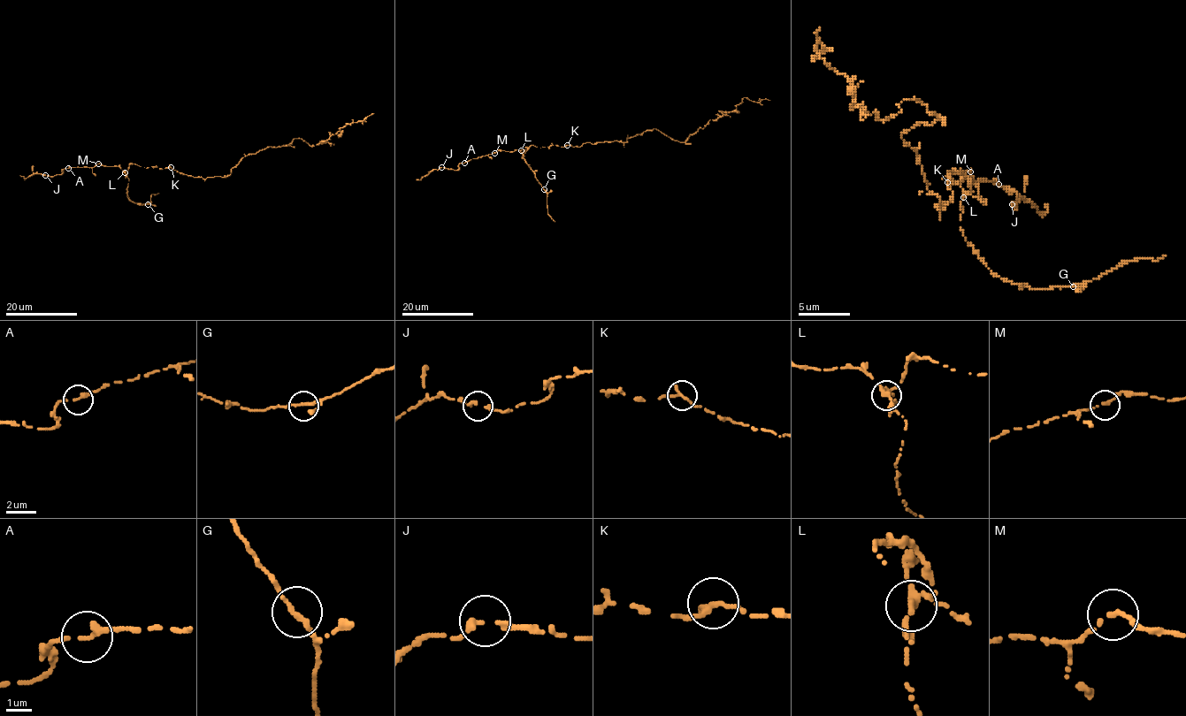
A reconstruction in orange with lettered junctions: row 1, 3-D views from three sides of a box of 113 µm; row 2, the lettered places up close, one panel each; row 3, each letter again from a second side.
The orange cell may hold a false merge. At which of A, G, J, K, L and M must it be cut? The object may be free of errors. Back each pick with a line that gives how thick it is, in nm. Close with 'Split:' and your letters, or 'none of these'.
Split: none of these

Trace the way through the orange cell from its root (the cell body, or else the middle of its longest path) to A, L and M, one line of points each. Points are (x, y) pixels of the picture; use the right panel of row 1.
A: (940, 209), (952, 199), (950, 171), (968, 178), (973, 192), (966, 192), (968, 171), (973, 181), (998, 184)
L: (940, 209), (952, 199), (950, 171), (968, 178), (973, 192), (963, 197)
M: (940, 209), (952, 199), (947, 181), (955, 181), (947, 173), (960, 171), (973, 192), (960, 186), (970, 171)

